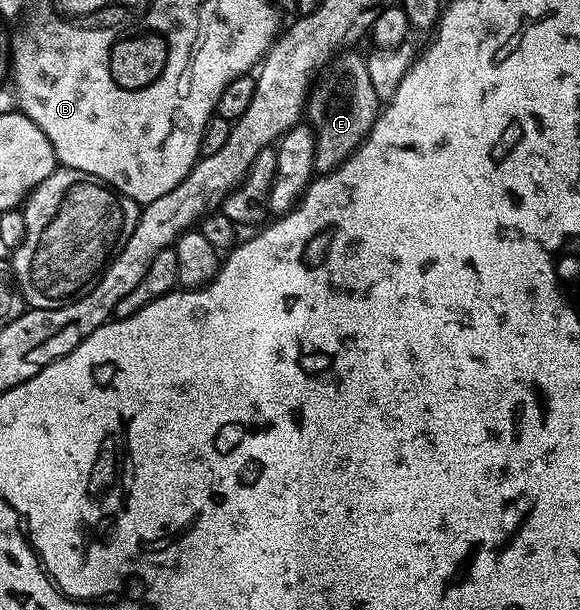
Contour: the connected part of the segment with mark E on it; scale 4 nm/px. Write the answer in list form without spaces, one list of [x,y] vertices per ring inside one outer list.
[[[344,51],[333,56],[317,76],[306,102],[306,121],[316,137],[314,170],[317,174],[334,171],[366,138],[380,116],[382,97],[376,94],[368,61],[356,51]]]

